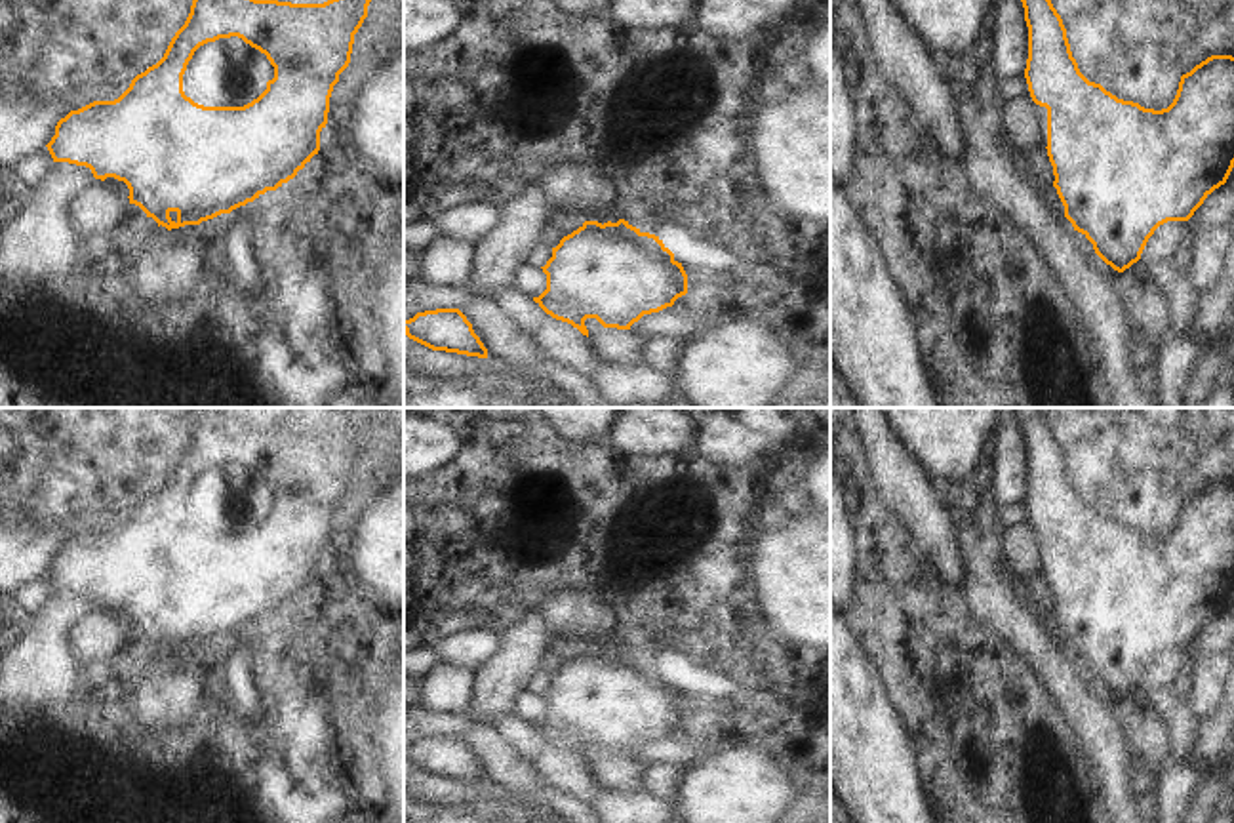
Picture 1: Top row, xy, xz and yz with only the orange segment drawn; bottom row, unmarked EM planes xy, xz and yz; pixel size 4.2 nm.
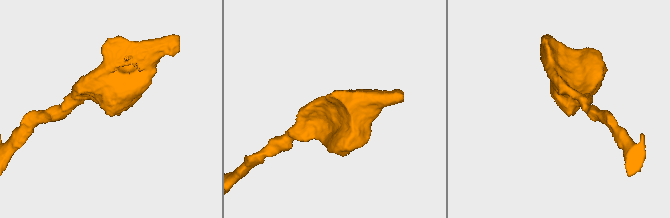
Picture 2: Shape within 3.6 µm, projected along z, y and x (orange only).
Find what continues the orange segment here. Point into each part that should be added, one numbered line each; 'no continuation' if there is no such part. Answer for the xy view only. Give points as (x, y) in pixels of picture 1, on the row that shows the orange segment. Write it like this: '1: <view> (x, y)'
no continuation

